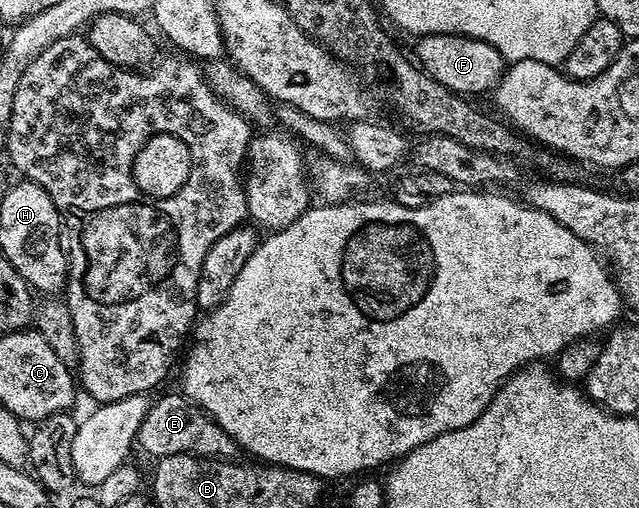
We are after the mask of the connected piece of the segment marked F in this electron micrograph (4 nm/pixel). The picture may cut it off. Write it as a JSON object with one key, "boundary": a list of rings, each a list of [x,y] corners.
{"boundary":[[[425,35],[418,43],[418,66],[451,91],[472,91],[475,95],[482,91],[490,92],[497,86],[505,70],[505,60],[496,47],[480,39],[471,39],[468,35]]]}

